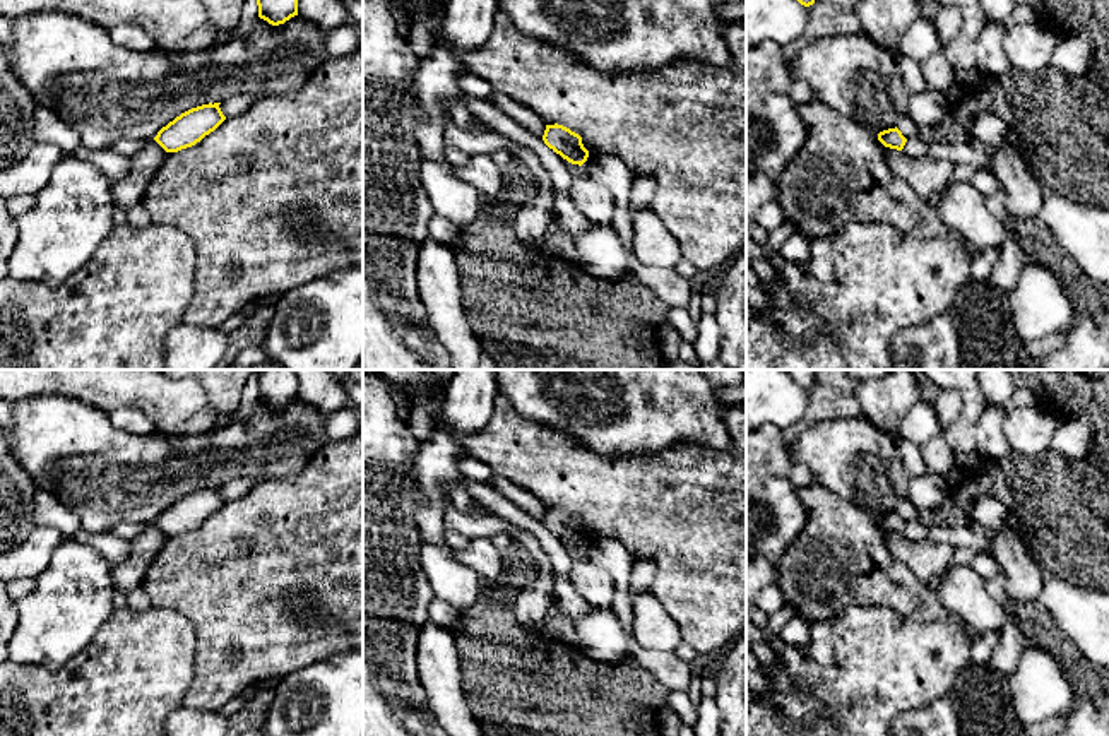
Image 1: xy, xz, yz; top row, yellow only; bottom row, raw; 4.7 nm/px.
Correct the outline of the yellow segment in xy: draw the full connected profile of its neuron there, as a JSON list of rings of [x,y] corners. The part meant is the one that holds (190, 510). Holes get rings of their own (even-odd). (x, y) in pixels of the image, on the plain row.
[[[209,486],[181,496],[163,510],[154,524],[166,536],[178,536],[195,529],[226,503],[219,488],[221,486]]]

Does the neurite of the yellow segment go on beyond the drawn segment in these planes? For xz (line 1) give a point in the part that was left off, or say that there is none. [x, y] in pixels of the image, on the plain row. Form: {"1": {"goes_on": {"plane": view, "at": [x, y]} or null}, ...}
{"1": {"goes_on": null}}

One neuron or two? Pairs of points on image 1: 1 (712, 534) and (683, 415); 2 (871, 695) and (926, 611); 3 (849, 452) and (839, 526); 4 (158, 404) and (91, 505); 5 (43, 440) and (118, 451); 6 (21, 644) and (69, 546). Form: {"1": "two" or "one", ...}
{"1": "two", "2": "two", "3": "two", "4": "two", "5": "one", "6": "one"}

